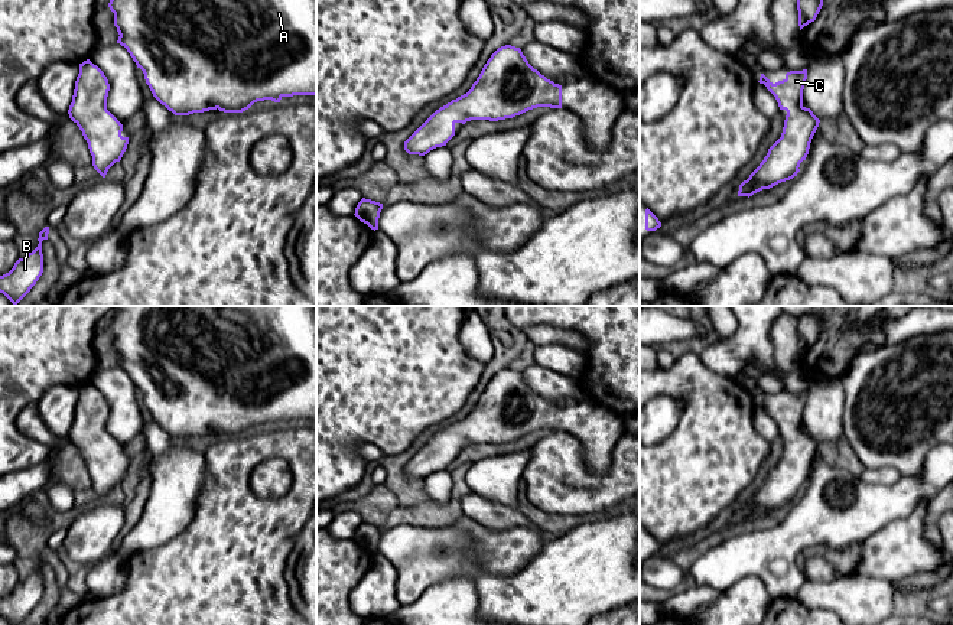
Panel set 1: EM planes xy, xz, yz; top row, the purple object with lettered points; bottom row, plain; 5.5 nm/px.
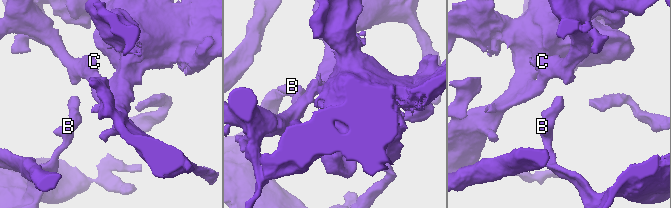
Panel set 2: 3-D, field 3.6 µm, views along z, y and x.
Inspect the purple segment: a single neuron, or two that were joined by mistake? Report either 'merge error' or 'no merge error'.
no merge error

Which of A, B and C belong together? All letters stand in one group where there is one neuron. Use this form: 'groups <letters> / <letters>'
groups A B C

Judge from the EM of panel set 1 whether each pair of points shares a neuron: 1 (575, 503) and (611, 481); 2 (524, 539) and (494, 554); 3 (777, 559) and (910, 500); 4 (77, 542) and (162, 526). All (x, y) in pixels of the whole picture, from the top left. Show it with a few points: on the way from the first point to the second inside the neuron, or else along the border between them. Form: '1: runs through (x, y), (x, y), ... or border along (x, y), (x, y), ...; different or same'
1: runs through (584, 494), (602, 490); same
2: runs through (517, 544), (507, 552), (501, 552); same
3: runs through (810, 526), (828, 514), (842, 514), (877, 504); same
4: border along (116, 546), (116, 552), (126, 559); different

